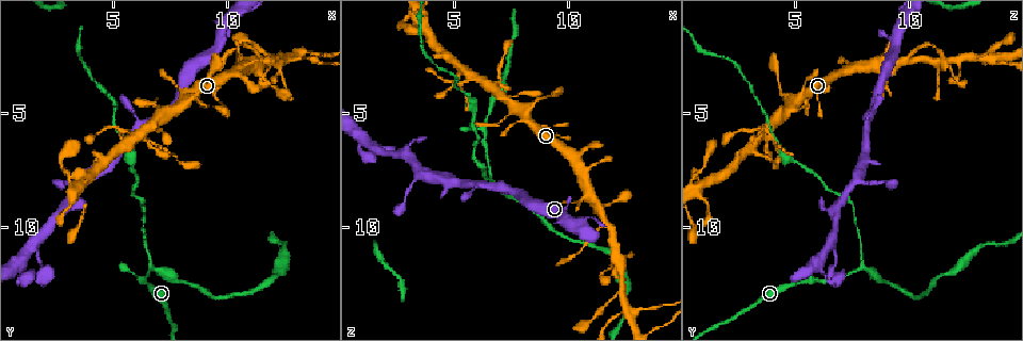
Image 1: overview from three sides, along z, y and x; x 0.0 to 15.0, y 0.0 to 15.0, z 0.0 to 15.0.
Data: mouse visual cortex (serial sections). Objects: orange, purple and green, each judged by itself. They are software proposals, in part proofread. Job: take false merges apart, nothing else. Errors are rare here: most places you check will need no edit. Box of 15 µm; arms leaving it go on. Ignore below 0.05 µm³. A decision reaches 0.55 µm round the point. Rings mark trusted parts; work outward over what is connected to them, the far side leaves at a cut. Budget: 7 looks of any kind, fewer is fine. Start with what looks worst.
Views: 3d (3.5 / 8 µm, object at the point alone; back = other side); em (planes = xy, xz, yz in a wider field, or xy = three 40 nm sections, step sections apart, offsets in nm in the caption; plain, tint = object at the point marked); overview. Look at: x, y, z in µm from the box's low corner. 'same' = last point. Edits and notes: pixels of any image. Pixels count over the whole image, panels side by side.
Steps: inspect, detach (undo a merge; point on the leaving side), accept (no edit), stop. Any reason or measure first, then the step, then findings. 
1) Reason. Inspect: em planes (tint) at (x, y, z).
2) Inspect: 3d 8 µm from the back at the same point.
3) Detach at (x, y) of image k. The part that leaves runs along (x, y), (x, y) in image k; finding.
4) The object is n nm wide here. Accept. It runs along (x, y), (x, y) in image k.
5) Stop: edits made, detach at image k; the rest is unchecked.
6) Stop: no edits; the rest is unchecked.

Three-way junction. Inspect: 3d 3.5 µm at (6.7, 11.7, 7.9).

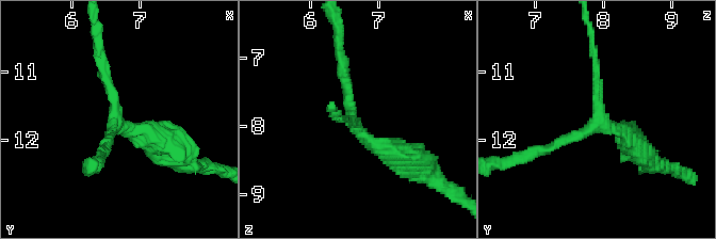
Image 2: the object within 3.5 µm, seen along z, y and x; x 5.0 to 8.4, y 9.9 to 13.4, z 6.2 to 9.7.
3 arms meet here. Accept. It runs along (341, 62), (357, 130), (406, 160) in image 2; one cell here.

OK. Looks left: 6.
Thick turns thin. Inspect: 3d 3.5 µm at (12.6, 2.6, 13.8).

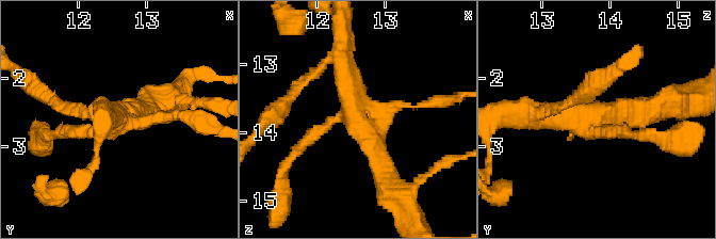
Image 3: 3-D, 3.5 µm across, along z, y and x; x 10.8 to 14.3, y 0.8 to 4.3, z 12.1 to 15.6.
4 arms meet here; the arms are 150, 200, 300, 350 nm wide. Inspect: em xy step 3 (tint) at (12.55, 2.60, 13.75).

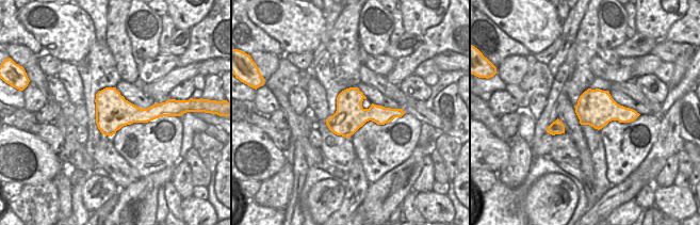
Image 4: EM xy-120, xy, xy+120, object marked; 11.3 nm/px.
Accept. It runs along (344, 44), (354, 121), (384, 172) in image 3; one cell here.

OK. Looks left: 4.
Narrows sharply. Inspect: em xy step 2 (tint) at (6.2, 9.2, 7.6).

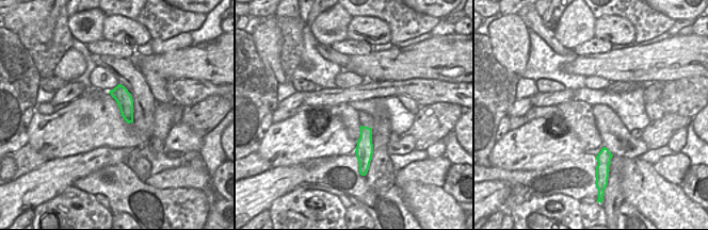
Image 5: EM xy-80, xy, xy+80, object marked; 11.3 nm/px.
Wider look. Inspect: 3d 3.5 µm at the same point.

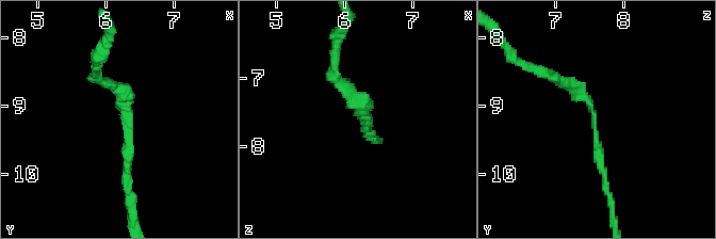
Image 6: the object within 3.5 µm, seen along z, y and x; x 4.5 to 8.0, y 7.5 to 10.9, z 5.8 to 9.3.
The arms are 100, 200 nm wide. Accept. It runs along (612, 197), (592, 109), (559, 79) in image 6; continuous, no second cell.

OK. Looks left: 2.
Stop: no edits; the rest is unchecked.

